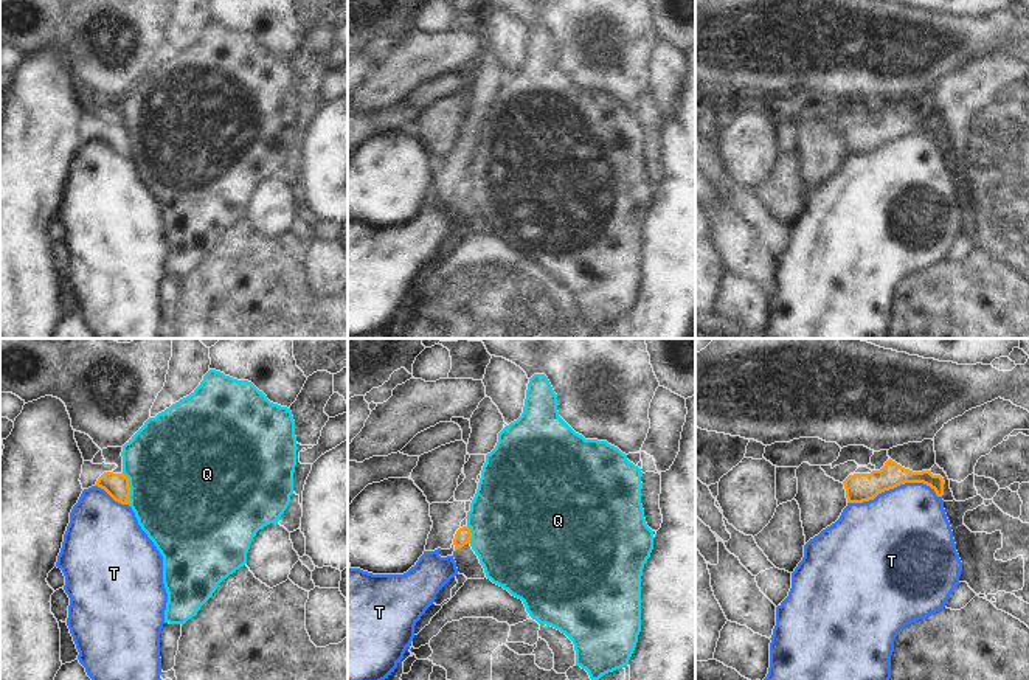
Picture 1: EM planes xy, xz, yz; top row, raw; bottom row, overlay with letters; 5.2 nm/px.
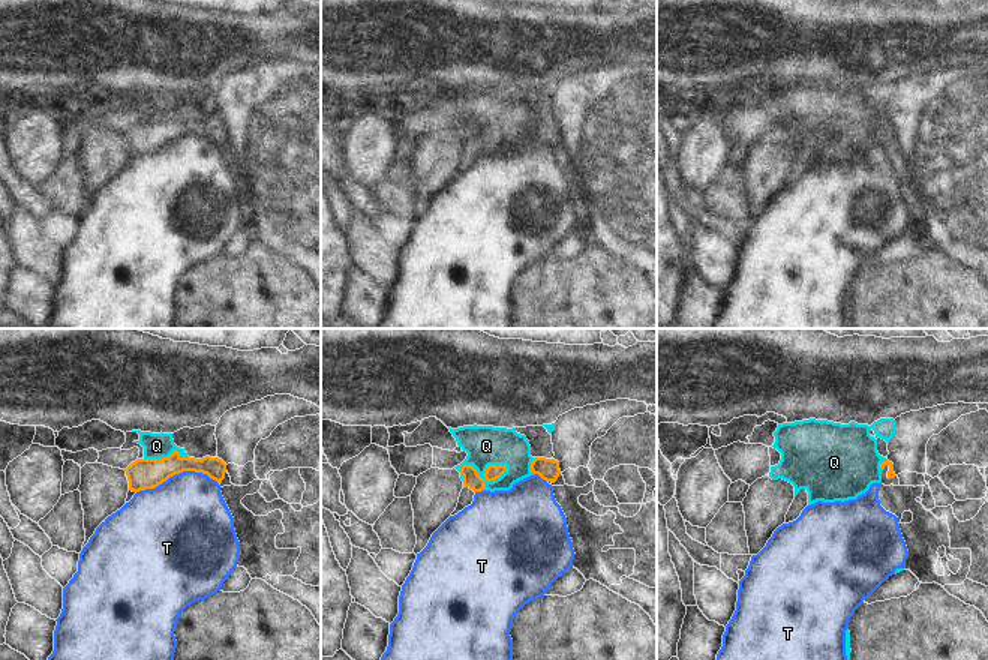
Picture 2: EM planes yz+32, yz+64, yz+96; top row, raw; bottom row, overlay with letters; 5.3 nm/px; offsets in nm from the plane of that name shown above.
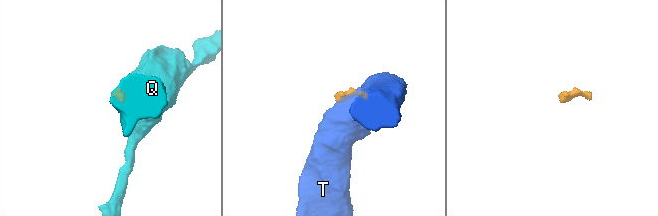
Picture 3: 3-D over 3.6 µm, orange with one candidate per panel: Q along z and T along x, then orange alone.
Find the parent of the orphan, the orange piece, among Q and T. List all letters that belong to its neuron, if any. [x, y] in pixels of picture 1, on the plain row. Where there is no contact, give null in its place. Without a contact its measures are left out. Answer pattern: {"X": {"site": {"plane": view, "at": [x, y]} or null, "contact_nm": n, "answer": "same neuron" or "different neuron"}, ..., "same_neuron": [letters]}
{"Q": {"site": {"plane": "xy", "at": [129, 140]}, "contact_nm": 170, "answer": "same neuron"}, "T": {"site": {"plane": "yz", "at": [894, 138]}, "contact_nm": 480, "answer": "different neuron"}, "same_neuron": ["Q"]}

